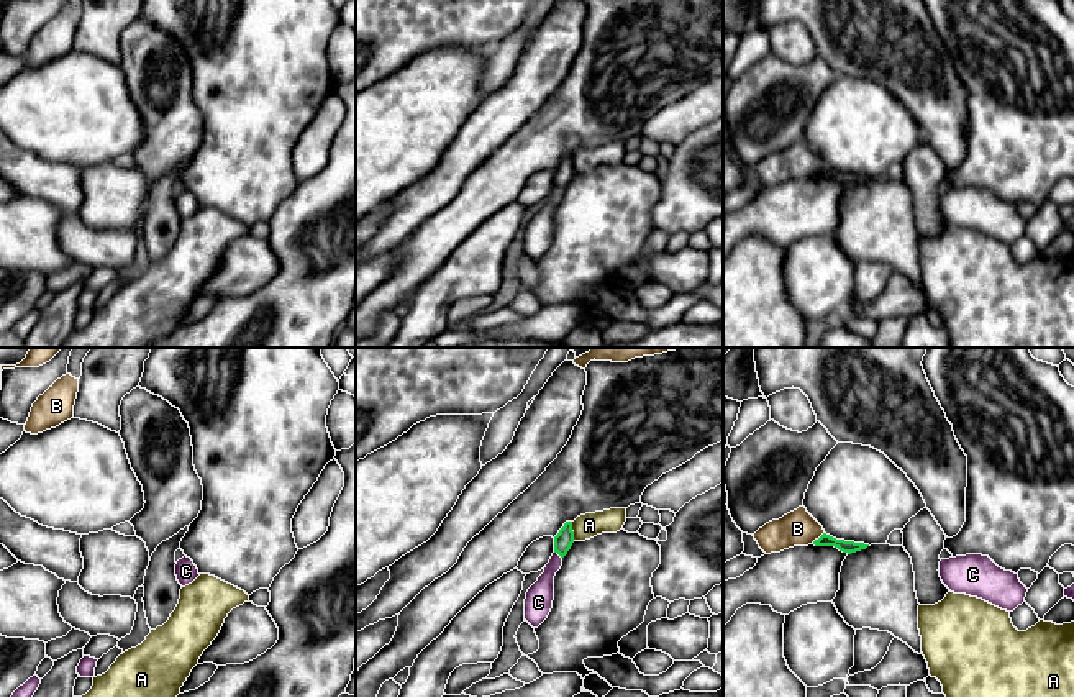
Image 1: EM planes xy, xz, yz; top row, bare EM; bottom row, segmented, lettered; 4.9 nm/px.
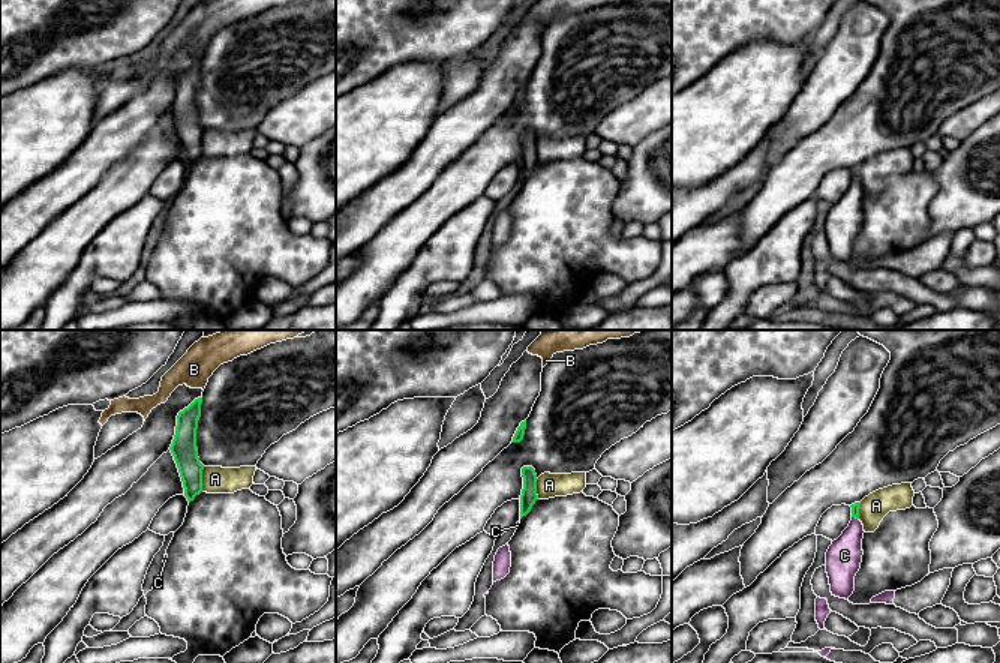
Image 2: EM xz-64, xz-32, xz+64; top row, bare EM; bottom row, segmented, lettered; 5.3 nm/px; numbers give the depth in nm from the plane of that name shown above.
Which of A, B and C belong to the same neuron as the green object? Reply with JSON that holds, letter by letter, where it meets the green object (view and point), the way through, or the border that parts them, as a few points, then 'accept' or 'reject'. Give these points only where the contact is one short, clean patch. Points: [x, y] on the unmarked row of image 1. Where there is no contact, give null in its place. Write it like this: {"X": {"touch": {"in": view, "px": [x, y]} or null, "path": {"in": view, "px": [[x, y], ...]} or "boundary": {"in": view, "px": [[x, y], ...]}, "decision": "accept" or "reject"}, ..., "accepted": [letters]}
{"A": {"touch": {"in": "xz", "px": [573, 164]}, "boundary": {"in": "xz", "px": [[571, 154], [574, 173]]}, "decision": "reject"}, "B": {"touch": {"in": "yz", "px": [819, 171]}, "decision": "reject"}, "C": {"touch": {"in": "xz", "px": [558, 186]}, "path": {"in": "xz", "px": [[563, 174], [558, 186], [540, 228]]}, "decision": "accept"}, "accepted": ["C"]}

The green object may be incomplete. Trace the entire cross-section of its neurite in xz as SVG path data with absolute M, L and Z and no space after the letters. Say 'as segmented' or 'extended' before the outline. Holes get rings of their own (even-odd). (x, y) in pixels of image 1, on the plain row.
extended | M566 154L554 169L554 185L544 200L544 205L528 221L525 231L525 253L538 261L549 248L554 233L554 208L562 198L562 190L574 175L572 154Z

